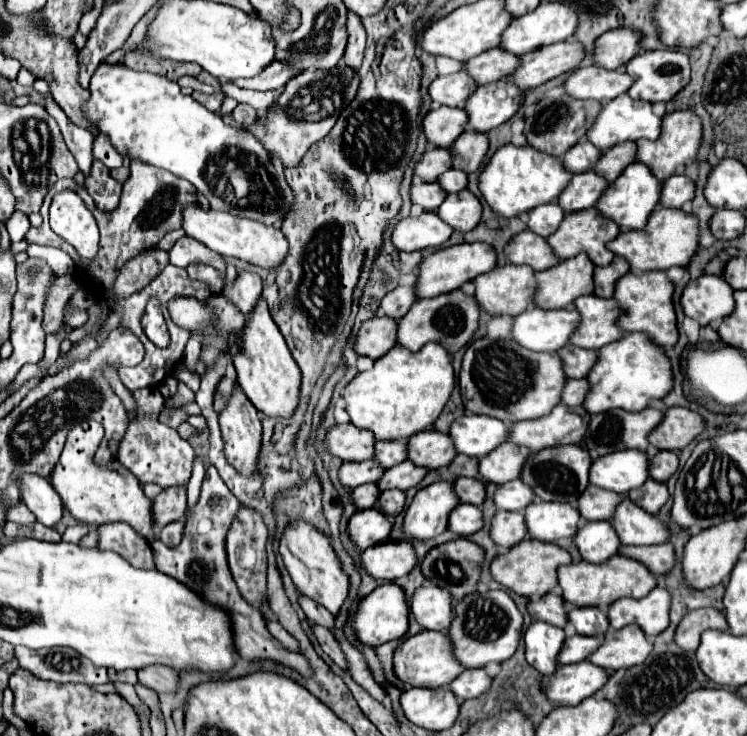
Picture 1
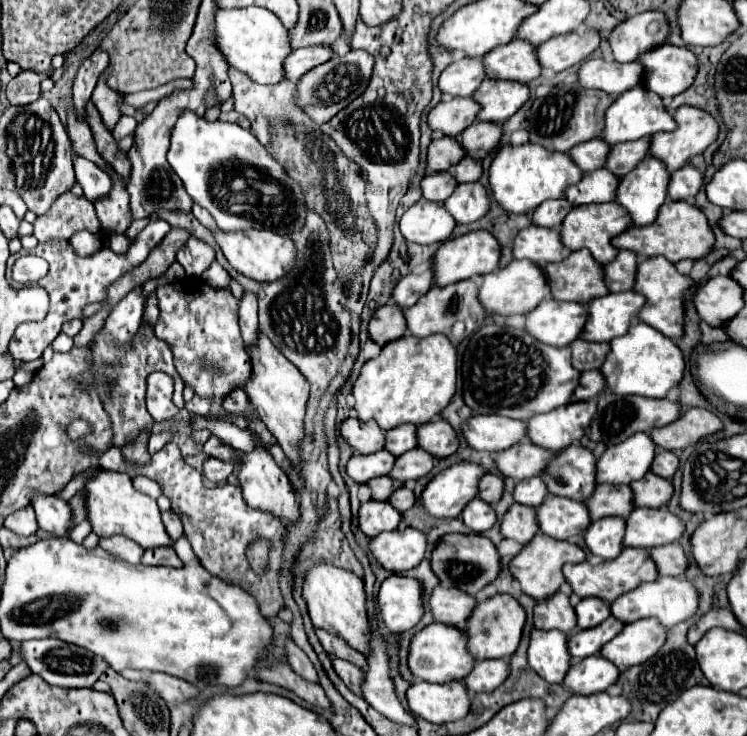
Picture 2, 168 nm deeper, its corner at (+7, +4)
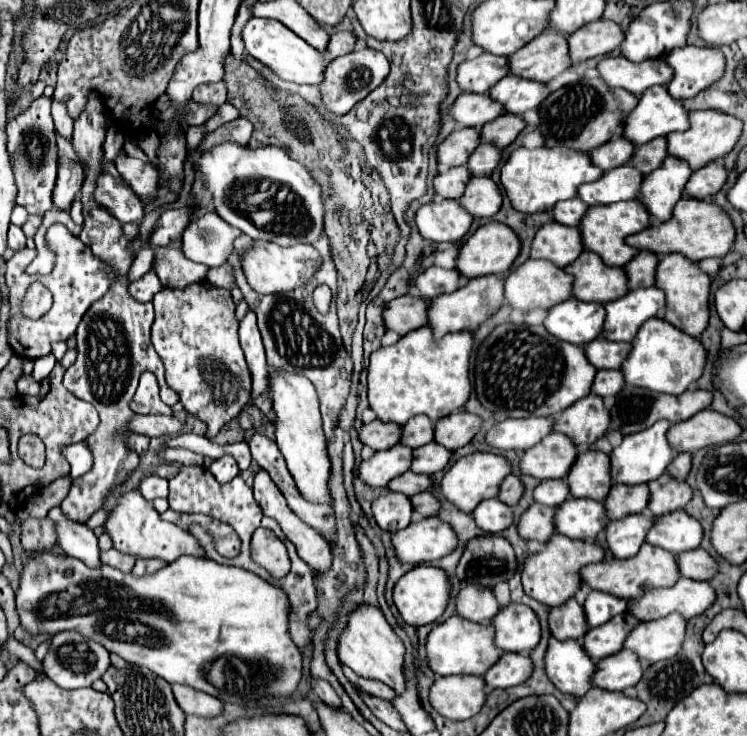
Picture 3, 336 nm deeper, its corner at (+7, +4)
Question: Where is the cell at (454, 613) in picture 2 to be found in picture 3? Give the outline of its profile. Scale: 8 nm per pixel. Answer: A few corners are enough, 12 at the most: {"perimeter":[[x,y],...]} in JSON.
{"perimeter":[[467,586],[457,594],[457,614],[491,622],[503,604],[493,588]]}

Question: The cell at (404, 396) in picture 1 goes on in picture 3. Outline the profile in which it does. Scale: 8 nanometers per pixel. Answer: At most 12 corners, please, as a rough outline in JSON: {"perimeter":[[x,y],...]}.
{"perimeter":[[429,326],[371,354],[369,406],[403,426],[471,394],[473,332]]}

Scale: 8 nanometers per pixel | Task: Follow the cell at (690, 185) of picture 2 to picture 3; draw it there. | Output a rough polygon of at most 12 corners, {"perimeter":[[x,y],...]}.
{"perimeter":[[711,162],[691,174],[685,194],[711,202],[729,172]]}

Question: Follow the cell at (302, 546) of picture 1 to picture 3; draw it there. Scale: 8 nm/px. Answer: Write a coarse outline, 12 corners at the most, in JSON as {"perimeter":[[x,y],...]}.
{"perimeter":[[359,606],[339,640],[357,676],[405,690],[405,646],[381,610]]}

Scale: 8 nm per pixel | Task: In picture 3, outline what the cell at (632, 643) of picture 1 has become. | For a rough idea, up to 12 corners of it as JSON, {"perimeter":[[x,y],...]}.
{"perimeter":[[679,614],[641,622],[625,640],[643,664],[673,658],[685,638]]}

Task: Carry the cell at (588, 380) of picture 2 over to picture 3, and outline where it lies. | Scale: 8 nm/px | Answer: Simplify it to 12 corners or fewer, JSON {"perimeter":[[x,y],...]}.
{"perimeter":[[599,370],[591,392],[601,398],[623,390],[621,370]]}

